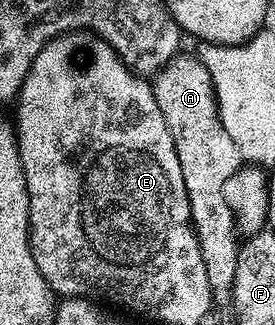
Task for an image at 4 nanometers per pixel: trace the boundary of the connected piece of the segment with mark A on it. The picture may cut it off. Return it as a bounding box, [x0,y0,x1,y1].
[151,53,241,300]

